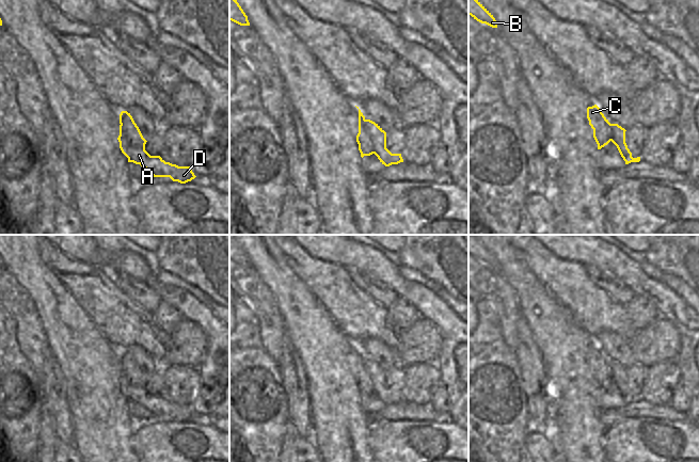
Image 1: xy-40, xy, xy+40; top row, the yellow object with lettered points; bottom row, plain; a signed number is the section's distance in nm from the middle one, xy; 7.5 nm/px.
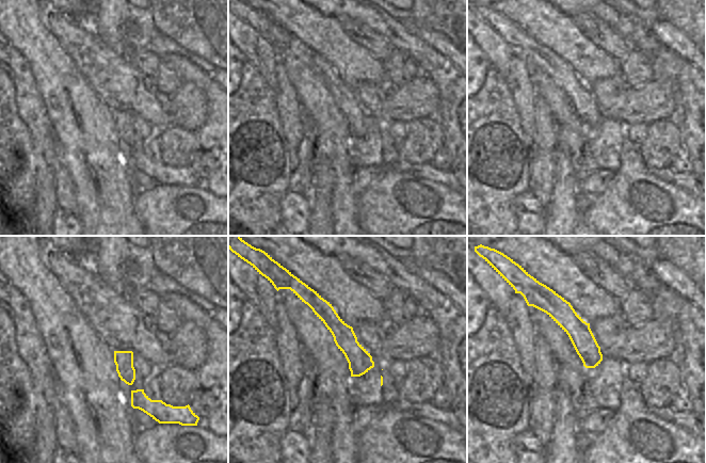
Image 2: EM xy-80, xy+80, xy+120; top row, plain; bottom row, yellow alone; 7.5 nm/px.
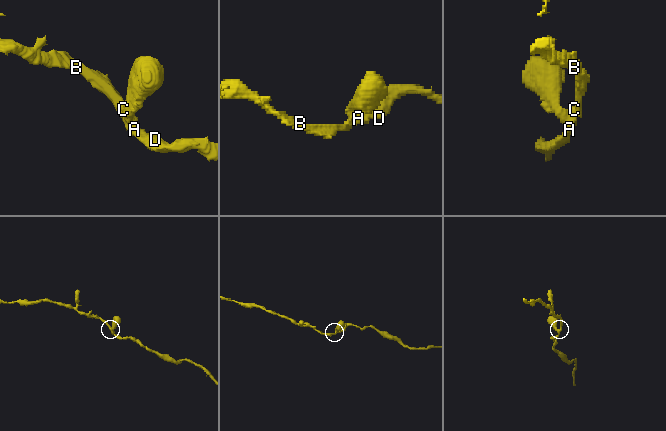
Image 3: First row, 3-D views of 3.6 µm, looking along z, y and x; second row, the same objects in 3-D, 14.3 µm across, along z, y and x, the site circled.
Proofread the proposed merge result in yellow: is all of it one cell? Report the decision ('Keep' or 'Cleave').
Keep.

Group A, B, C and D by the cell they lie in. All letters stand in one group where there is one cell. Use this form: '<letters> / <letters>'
A B C D

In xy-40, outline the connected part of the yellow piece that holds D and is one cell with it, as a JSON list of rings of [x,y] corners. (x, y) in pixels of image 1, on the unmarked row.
[[[127,350],[120,353],[120,387],[128,397],[128,401],[140,403],[154,416],[170,416],[173,420],[186,423],[196,415],[190,405],[178,405],[165,401],[160,395],[150,395],[145,389],[146,379],[143,377],[132,355]]]

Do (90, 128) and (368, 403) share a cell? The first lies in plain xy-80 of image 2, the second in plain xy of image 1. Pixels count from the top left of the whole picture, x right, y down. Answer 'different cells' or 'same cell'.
different cells

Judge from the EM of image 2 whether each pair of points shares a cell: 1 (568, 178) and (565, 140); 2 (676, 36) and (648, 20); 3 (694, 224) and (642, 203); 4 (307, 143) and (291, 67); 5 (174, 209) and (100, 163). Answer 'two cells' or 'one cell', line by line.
1: one cell
2: two cells
3: one cell
4: two cells
5: two cells

